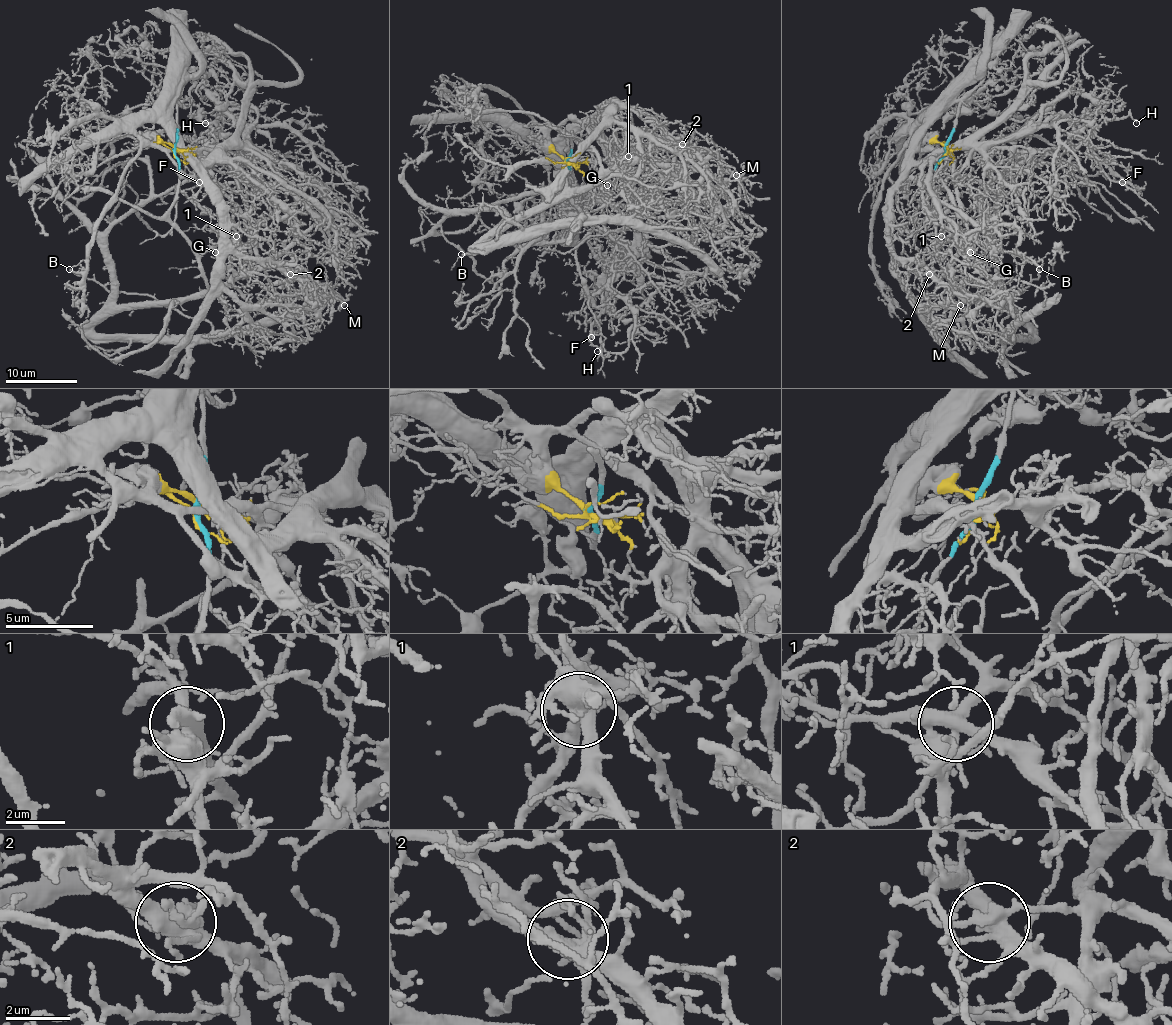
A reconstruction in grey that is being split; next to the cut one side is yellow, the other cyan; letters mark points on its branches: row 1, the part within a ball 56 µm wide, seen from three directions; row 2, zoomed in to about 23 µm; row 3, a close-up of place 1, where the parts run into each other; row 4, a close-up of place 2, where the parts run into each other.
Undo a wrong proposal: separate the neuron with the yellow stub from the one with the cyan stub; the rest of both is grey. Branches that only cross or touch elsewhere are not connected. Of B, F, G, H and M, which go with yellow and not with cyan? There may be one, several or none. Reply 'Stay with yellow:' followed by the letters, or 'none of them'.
Stay with yellow: F, G, M

